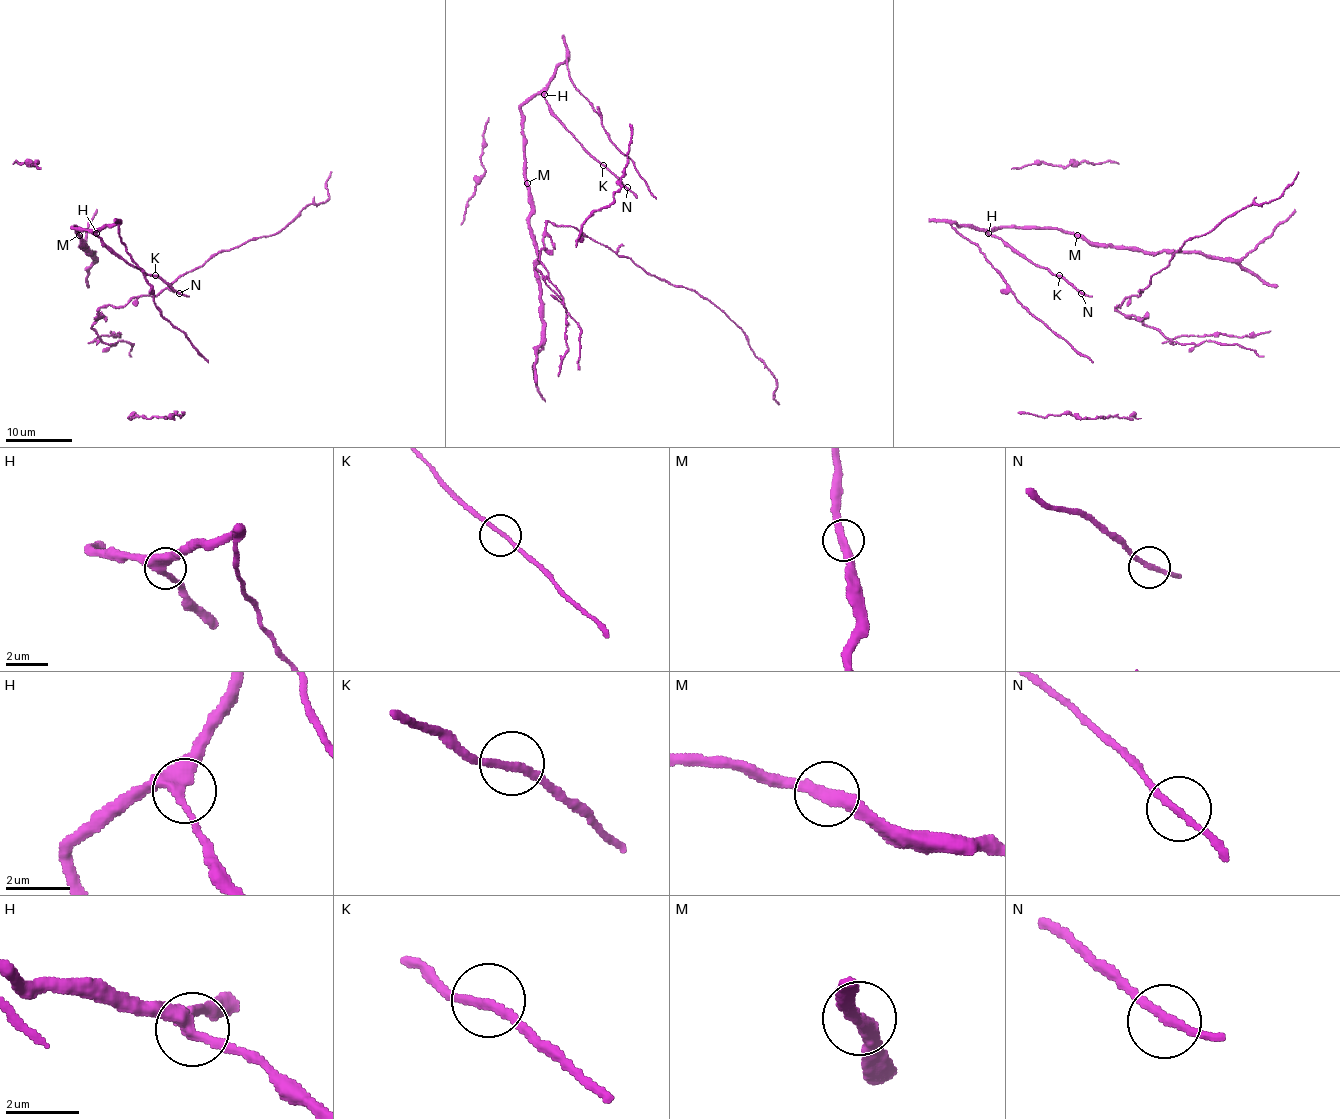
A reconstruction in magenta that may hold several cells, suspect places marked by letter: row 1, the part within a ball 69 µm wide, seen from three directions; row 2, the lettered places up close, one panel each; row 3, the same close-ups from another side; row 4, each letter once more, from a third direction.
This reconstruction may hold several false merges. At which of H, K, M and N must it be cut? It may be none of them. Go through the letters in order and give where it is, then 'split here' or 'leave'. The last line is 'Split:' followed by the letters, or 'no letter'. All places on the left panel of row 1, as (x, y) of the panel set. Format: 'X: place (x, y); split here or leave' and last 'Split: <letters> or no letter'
H: place (96, 233); leave
K: place (155, 275); leave
M: place (79, 235); split here
N: place (179, 293); leave
Split: M

